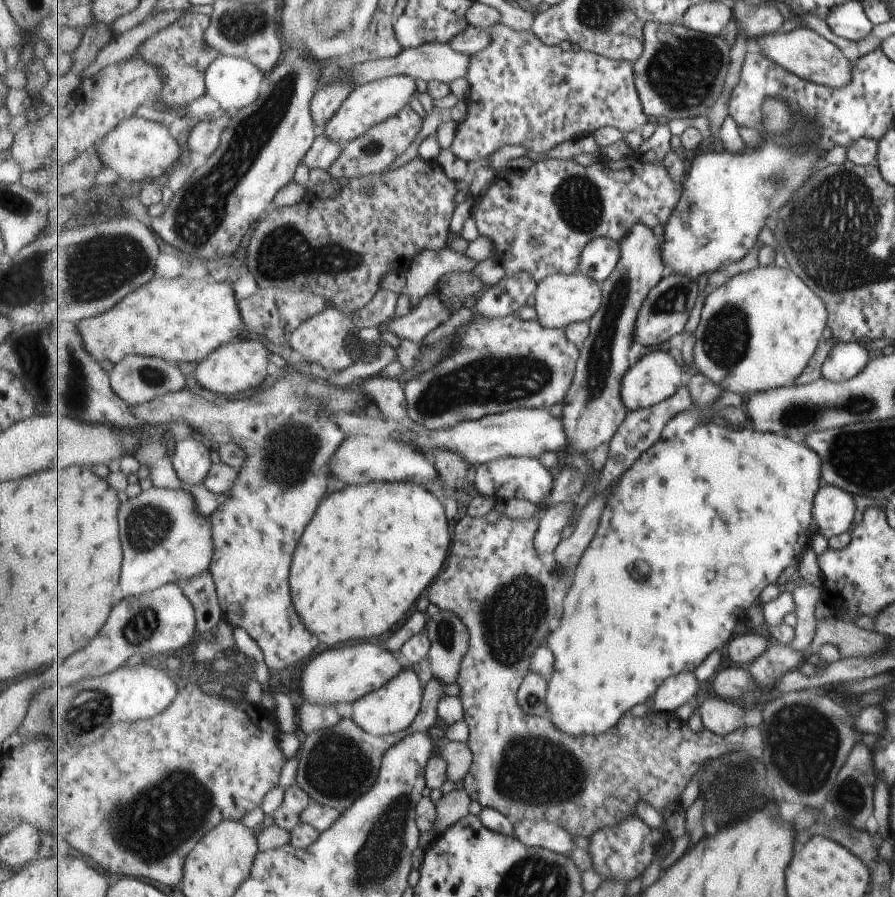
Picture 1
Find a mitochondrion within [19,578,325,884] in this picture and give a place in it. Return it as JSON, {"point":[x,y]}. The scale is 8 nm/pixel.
{"point":[185,810]}

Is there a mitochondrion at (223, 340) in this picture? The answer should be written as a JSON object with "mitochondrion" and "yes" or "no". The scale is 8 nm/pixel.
{"mitochondrion":"no"}

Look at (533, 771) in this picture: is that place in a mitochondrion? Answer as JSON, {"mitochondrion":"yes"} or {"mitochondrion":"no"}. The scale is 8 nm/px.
{"mitochondrion":"yes"}

